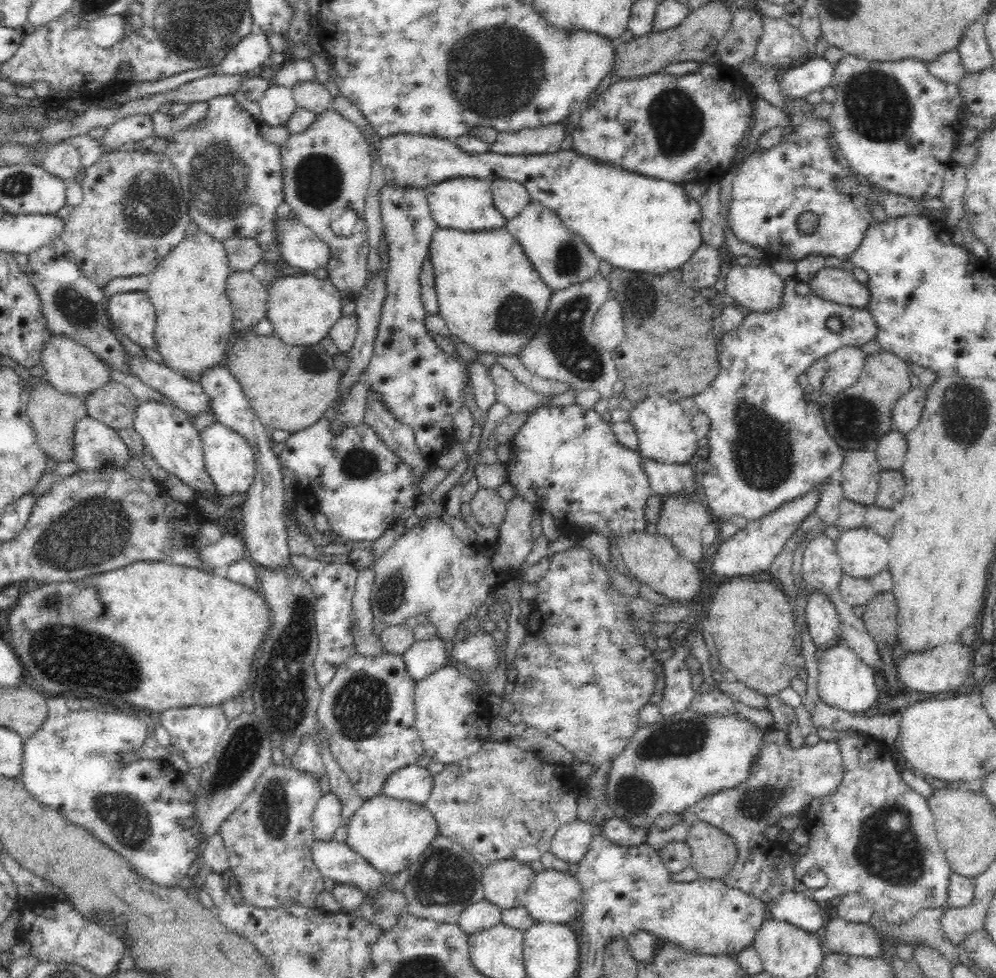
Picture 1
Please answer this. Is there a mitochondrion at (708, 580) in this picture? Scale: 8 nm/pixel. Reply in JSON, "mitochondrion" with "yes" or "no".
{"mitochondrion":"no"}

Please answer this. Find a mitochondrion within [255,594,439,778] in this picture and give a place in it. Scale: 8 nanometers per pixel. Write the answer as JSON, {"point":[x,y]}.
{"point":[360,707]}

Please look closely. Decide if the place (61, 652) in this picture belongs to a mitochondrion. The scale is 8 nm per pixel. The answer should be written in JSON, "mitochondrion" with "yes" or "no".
{"mitochondrion":"yes"}

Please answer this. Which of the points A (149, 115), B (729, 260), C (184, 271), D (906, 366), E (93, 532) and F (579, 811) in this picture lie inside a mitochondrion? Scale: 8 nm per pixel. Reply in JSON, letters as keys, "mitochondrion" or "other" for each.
{"A":"other","B":"other","C":"other","D":"other","E":"mitochondrion","F":"other"}

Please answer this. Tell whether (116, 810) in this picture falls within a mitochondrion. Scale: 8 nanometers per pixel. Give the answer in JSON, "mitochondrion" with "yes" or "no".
{"mitochondrion":"yes"}

